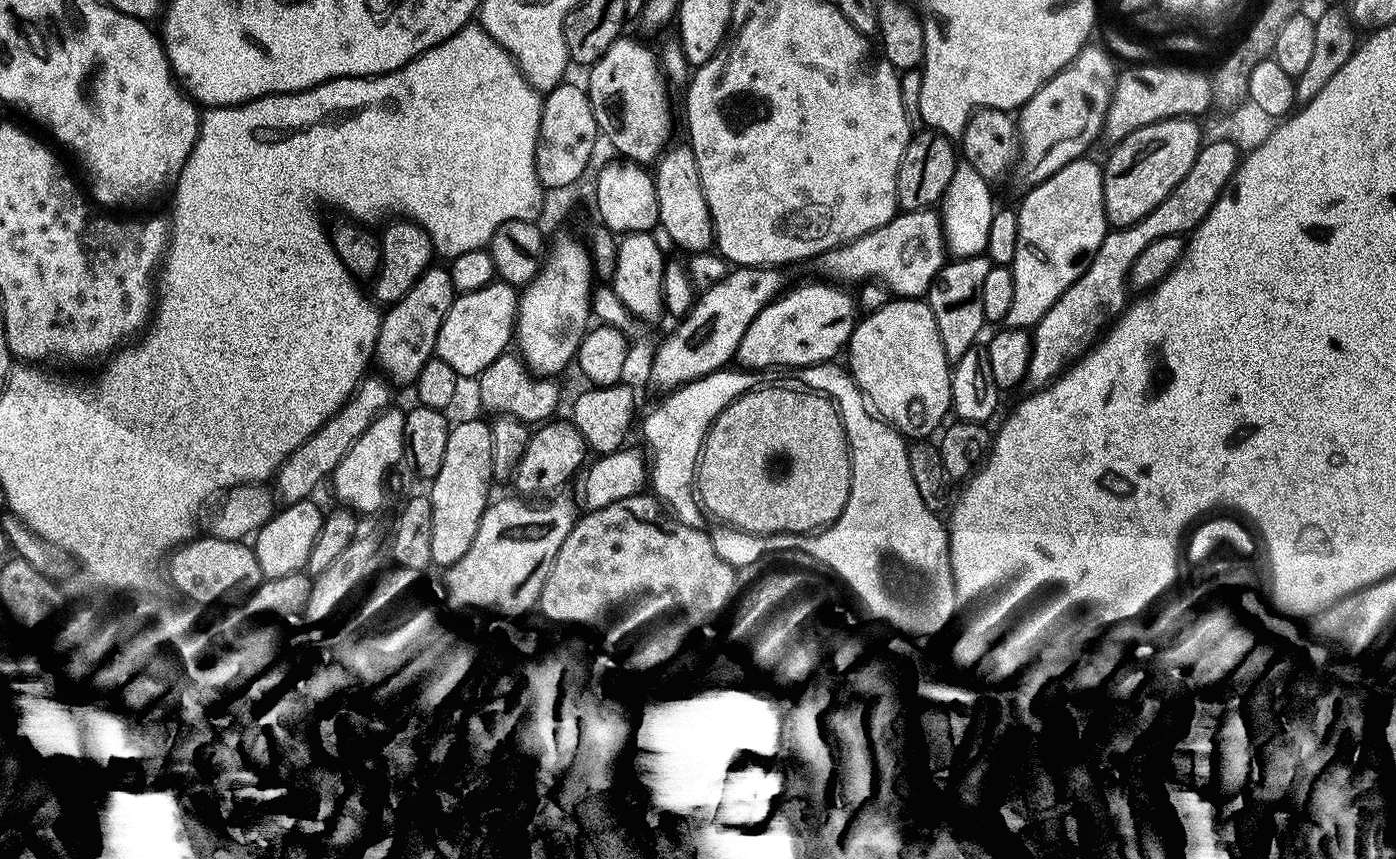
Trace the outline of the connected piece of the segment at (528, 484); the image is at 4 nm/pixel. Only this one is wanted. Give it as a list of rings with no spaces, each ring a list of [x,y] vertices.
[[[553,418],[539,425],[529,435],[526,448],[522,451],[522,456],[515,466],[514,481],[516,480],[517,488],[515,491],[524,498],[547,497],[555,493],[552,492],[555,488],[562,487],[568,479],[571,481],[585,467],[589,456],[588,443],[582,438],[579,430],[573,426],[571,419]]]

